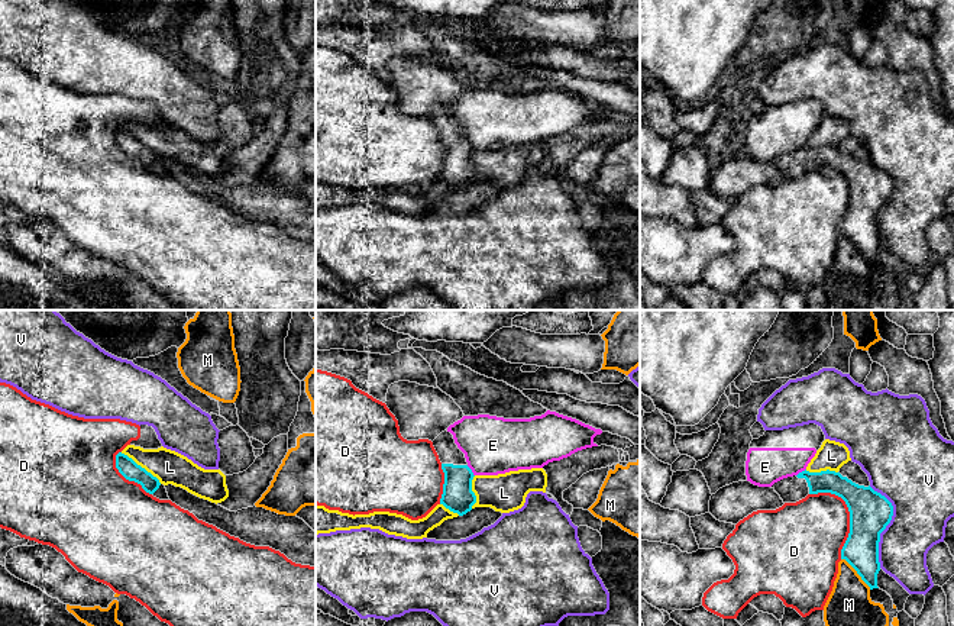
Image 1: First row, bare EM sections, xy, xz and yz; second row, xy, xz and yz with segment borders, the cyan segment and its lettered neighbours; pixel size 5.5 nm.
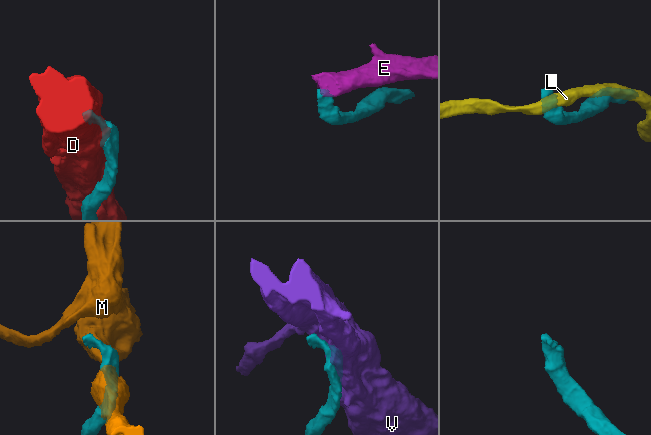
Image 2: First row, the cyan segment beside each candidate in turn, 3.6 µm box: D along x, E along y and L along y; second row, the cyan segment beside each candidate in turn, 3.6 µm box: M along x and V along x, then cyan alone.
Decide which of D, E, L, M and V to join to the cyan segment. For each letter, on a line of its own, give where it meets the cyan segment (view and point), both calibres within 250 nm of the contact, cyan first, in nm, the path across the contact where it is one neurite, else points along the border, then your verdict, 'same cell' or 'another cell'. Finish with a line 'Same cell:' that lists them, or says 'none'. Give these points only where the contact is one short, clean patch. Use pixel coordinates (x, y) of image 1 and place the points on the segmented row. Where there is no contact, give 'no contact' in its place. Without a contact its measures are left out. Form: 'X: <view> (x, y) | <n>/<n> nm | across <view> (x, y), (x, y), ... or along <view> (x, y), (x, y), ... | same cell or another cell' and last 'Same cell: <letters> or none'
D: yz (850, 513) | 240/380 nm | another cell
E: xz (471, 471) | 170/320 nm | along xz (466, 465), (474, 476) | another cell
L: xy (139, 465) | 100/190 nm | along xy (120, 452), (131, 457), (161, 483) | another cell
M: yz (857, 573) | 190/240 nm | another cell
V: yz (888, 523) | 240/360 nm | another cell
Same cell: none

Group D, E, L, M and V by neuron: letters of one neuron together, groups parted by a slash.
D E / L / M / V

